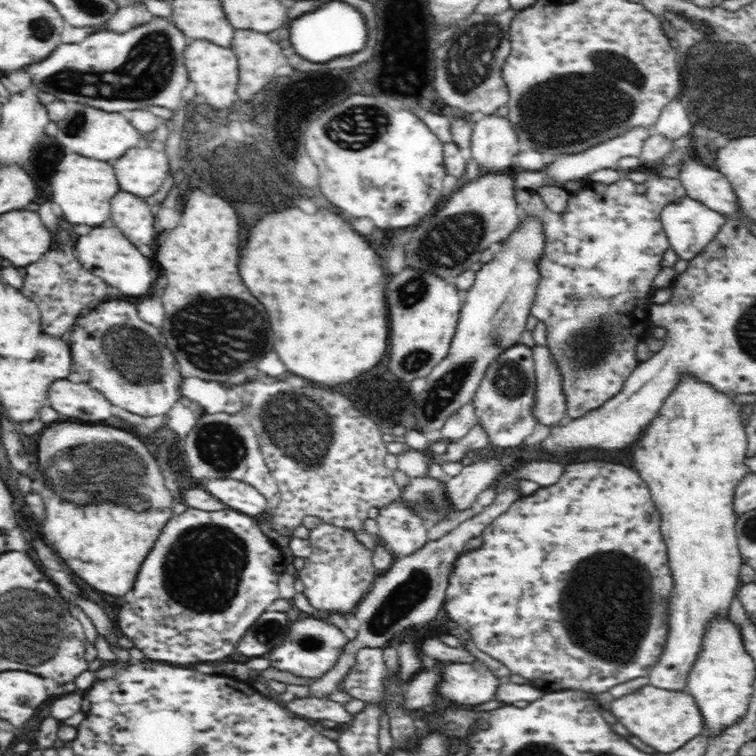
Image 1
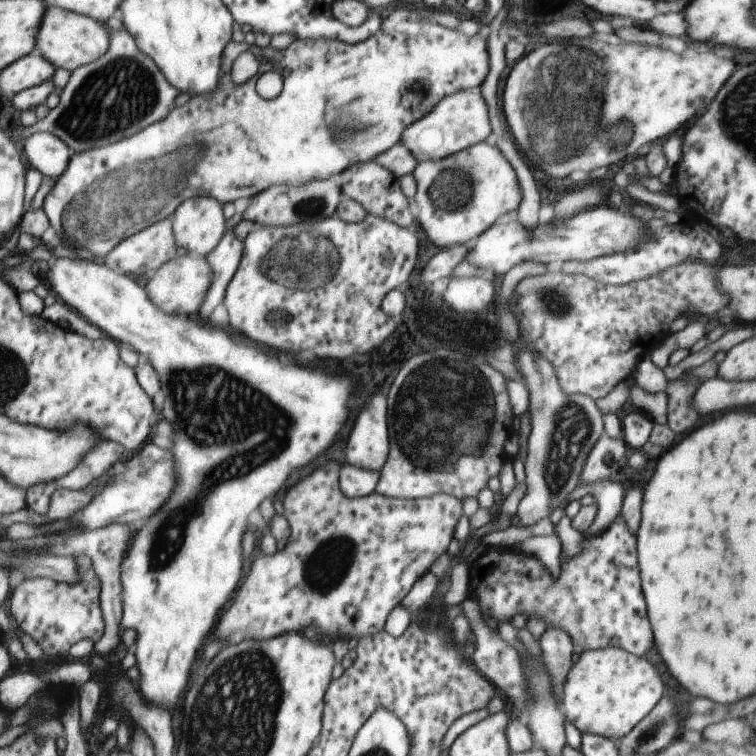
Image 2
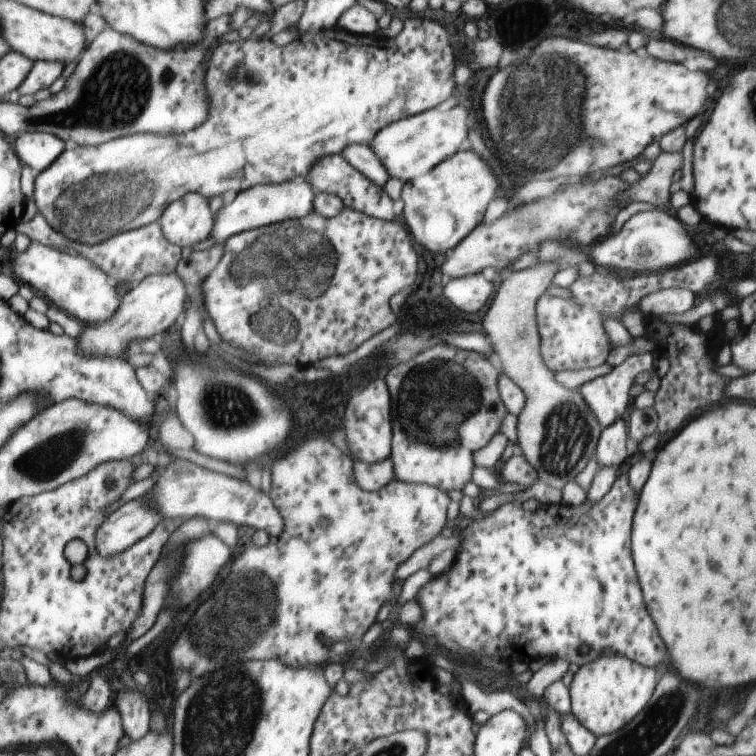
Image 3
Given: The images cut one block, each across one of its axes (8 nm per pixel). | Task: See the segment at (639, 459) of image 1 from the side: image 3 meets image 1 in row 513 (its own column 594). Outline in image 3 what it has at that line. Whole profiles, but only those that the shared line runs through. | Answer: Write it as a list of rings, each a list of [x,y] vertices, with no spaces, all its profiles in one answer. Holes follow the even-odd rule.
[[[600,655],[578,666],[572,674],[568,687],[570,714],[593,736],[611,734],[625,726],[647,704],[657,683],[657,672],[651,667],[639,666],[621,655]]]

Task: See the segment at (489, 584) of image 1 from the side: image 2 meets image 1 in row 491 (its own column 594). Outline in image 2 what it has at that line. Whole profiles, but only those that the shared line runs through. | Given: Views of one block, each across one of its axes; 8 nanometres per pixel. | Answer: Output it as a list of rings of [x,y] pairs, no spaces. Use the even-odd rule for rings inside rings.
[[[620,514],[617,516],[617,519],[610,523],[603,532],[597,534],[593,537],[584,537],[583,550],[579,556],[567,560],[565,564],[561,564],[561,574],[557,580],[551,580],[549,578],[549,572],[536,560],[535,557],[528,556],[528,554],[523,554],[517,552],[517,550],[512,551],[508,548],[502,548],[499,546],[489,546],[484,550],[475,560],[472,565],[469,565],[469,595],[468,597],[474,599],[478,602],[481,610],[483,620],[487,617],[493,619],[495,625],[501,622],[511,622],[514,614],[522,612],[527,616],[538,616],[543,620],[547,627],[556,627],[562,629],[572,641],[573,645],[581,647],[581,651],[589,651],[594,649],[601,649],[606,647],[618,647],[619,649],[624,649],[627,653],[632,653],[634,656],[642,656],[651,648],[653,644],[653,638],[651,638],[651,628],[649,628],[649,622],[647,622],[647,614],[645,614],[645,602],[643,602],[643,594],[641,594],[640,588],[640,576],[639,576],[639,562],[636,560],[636,541],[634,538],[635,535],[631,535],[623,520],[620,518]]]

